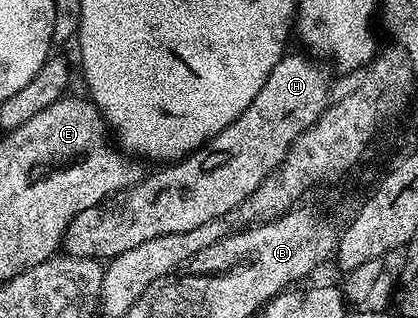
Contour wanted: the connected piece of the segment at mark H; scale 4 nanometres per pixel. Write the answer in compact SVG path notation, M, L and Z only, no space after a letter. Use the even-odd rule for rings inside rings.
M292 53L275 63L271 75L267 75L267 83L263 83L259 95L251 99L251 107L247 107L247 111L243 111L243 115L239 115L231 127L219 131L219 135L215 135L194 153L158 168L161 169L158 173L150 177L148 174L136 185L112 193L95 207L87 207L87 211L79 211L65 232L64 252L70 257L100 255L105 259L123 255L123 251L131 251L131 247L139 247L139 243L147 243L147 239L159 239L159 235L179 235L194 227L203 227L203 223L226 217L231 210L239 207L239 203L246 201L283 163L293 141L299 139L305 129L310 129L331 104L330 74L325 74L324 67L316 65L312 56L300 57Z

